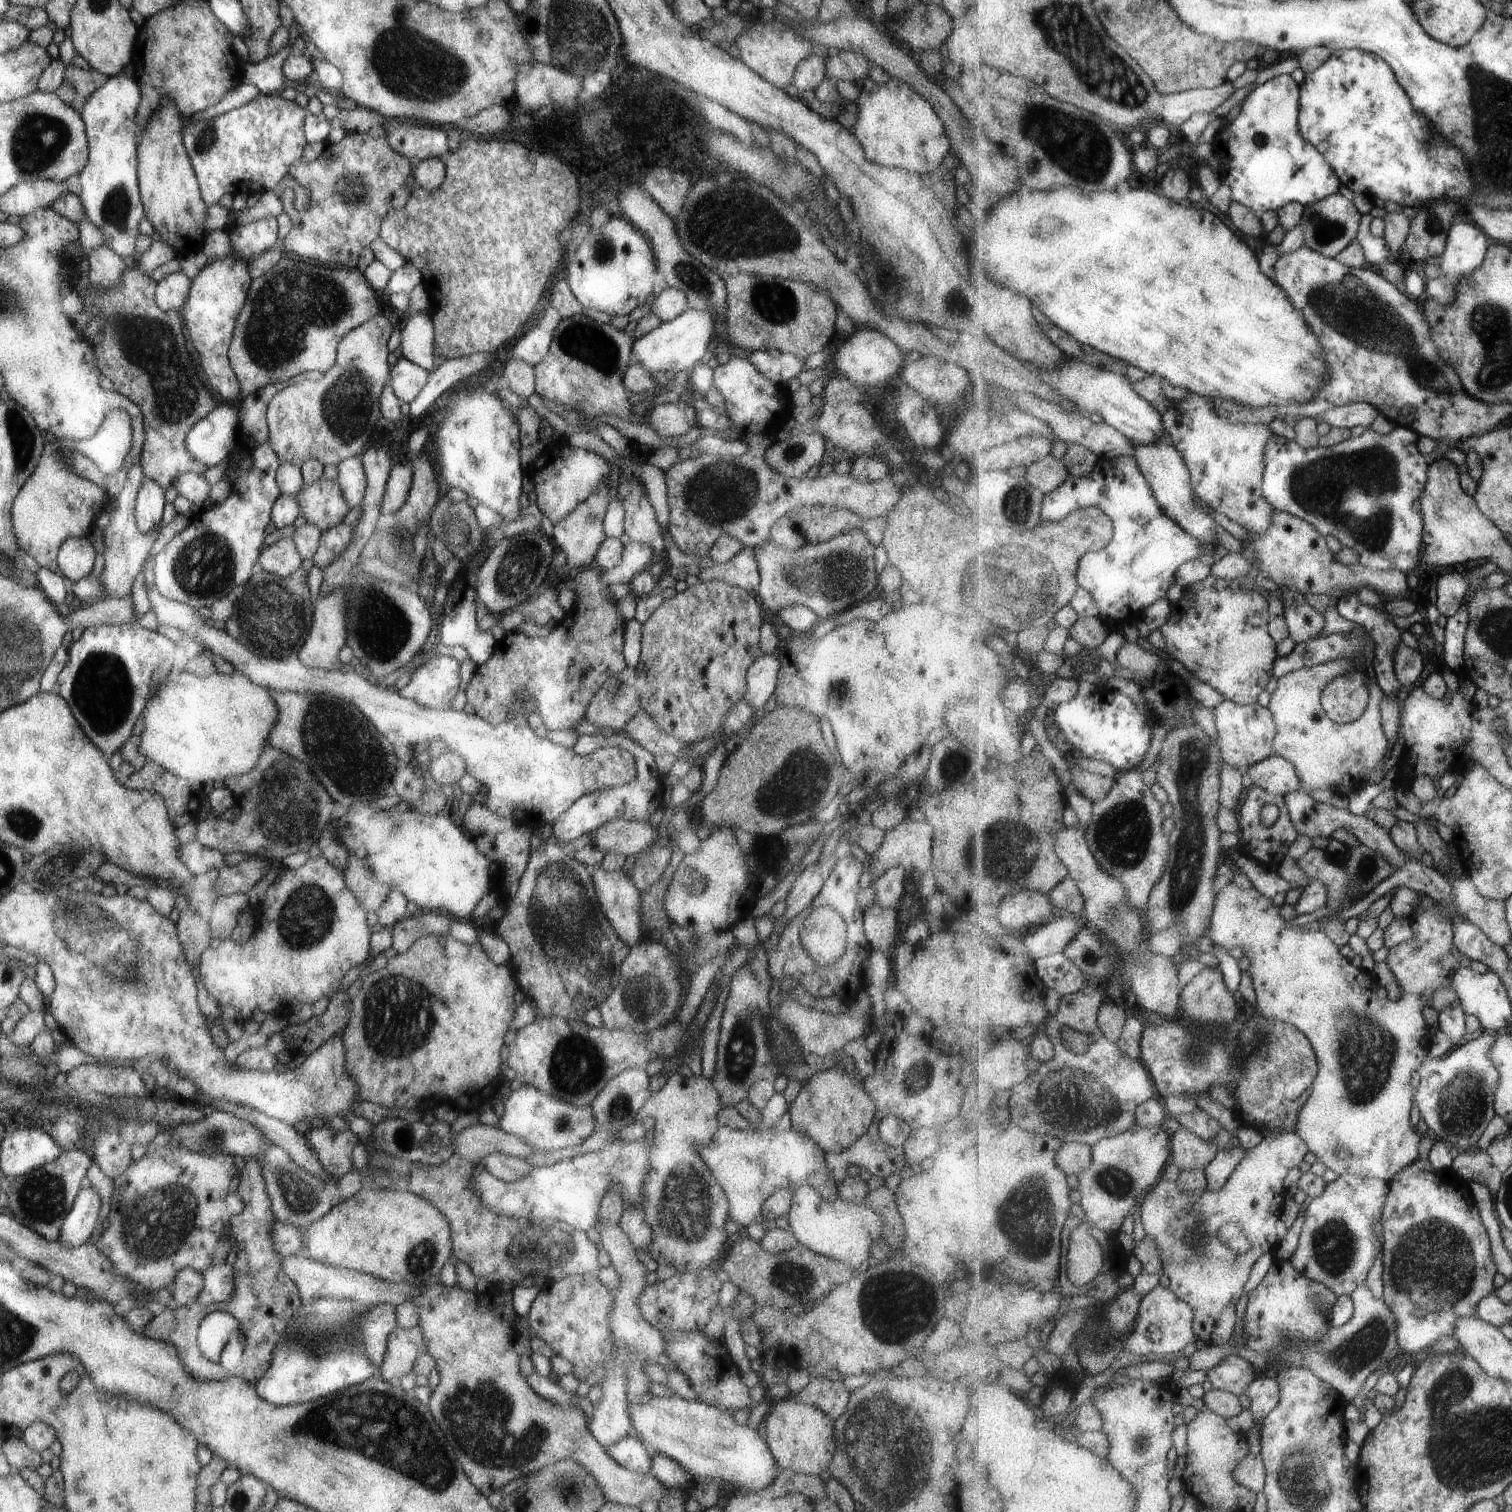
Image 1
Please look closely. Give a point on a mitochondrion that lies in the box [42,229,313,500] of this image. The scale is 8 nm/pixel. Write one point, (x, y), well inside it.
(153, 347)

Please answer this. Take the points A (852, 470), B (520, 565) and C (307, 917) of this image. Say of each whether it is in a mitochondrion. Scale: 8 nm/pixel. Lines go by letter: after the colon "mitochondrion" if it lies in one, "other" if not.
A: other
B: mitochondrion
C: mitochondrion

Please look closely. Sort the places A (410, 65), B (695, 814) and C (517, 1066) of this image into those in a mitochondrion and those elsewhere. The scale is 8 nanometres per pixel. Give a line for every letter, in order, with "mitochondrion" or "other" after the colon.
A: mitochondrion
B: other
C: other

